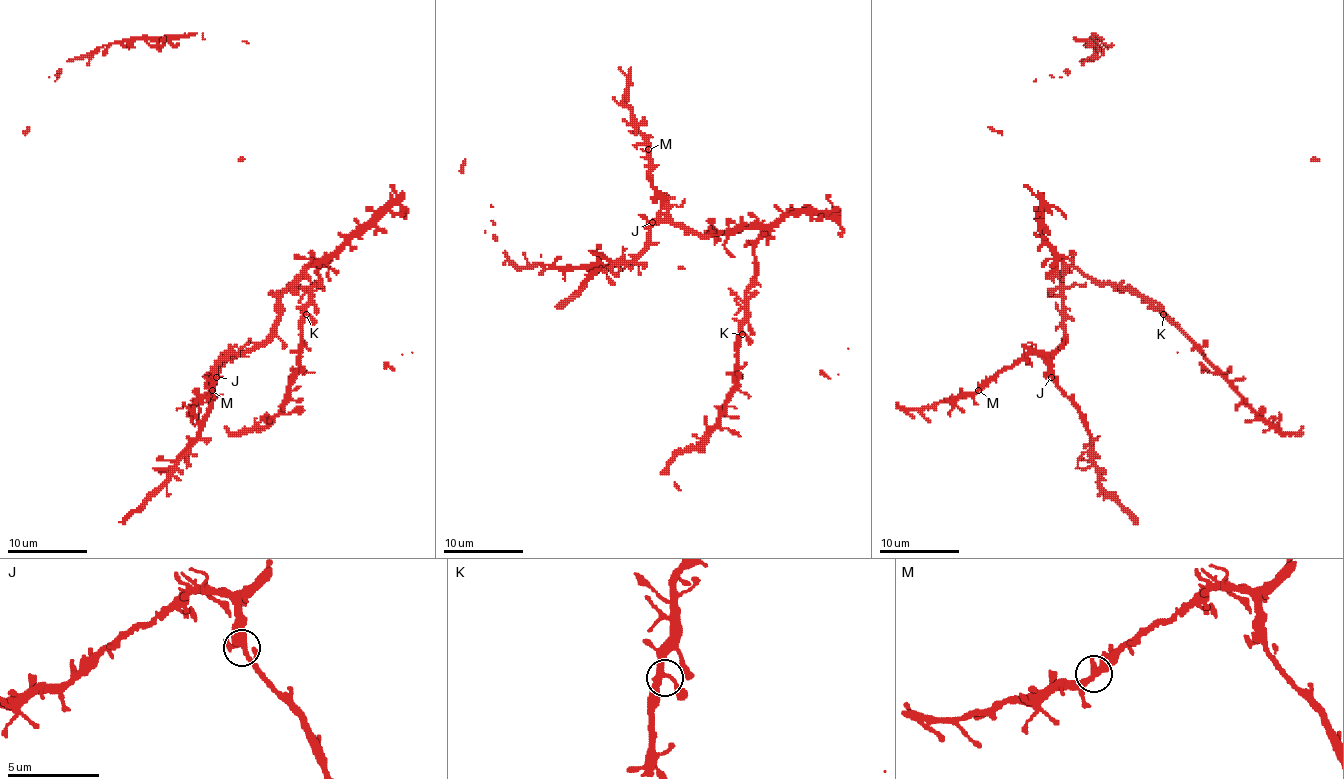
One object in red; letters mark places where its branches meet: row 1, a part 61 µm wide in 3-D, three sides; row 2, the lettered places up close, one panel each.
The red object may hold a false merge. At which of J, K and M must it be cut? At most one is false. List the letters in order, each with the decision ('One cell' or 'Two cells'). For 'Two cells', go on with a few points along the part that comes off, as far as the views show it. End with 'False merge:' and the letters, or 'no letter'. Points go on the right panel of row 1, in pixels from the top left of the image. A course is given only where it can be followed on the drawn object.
J: One cell
K: One cell
M: One cell
False merge: no letter

